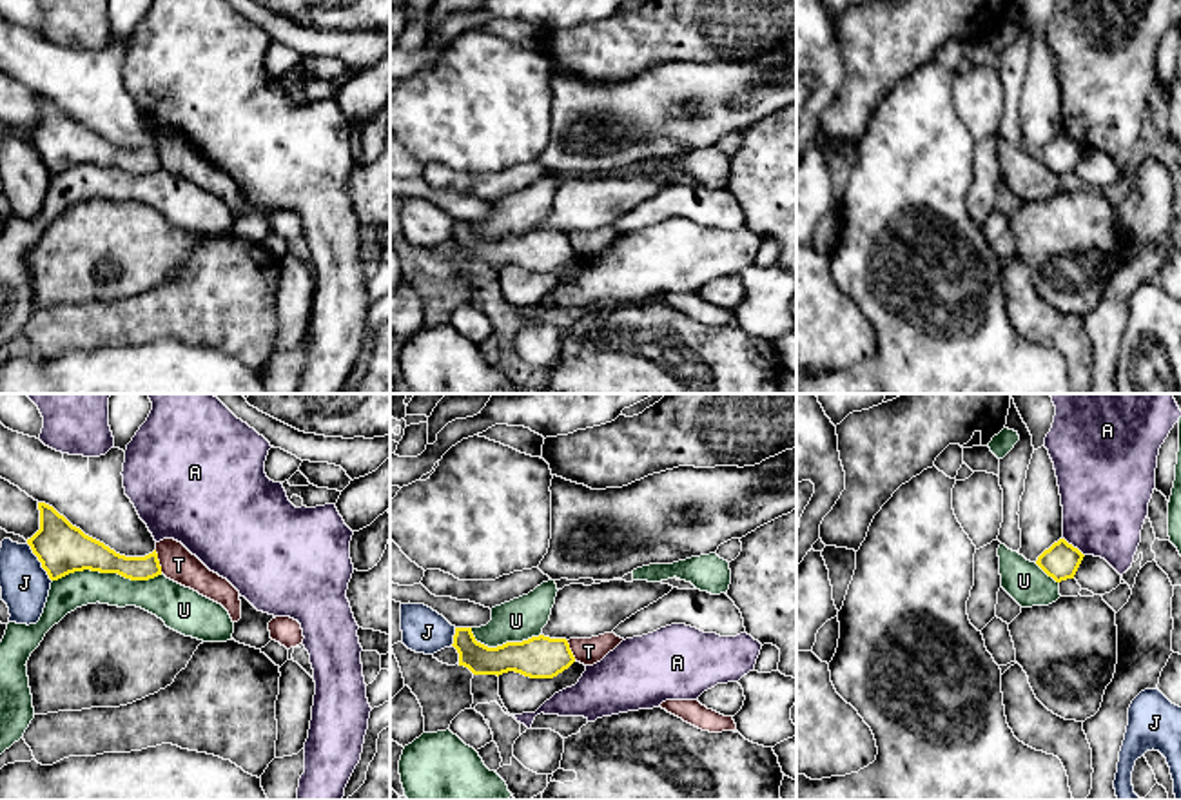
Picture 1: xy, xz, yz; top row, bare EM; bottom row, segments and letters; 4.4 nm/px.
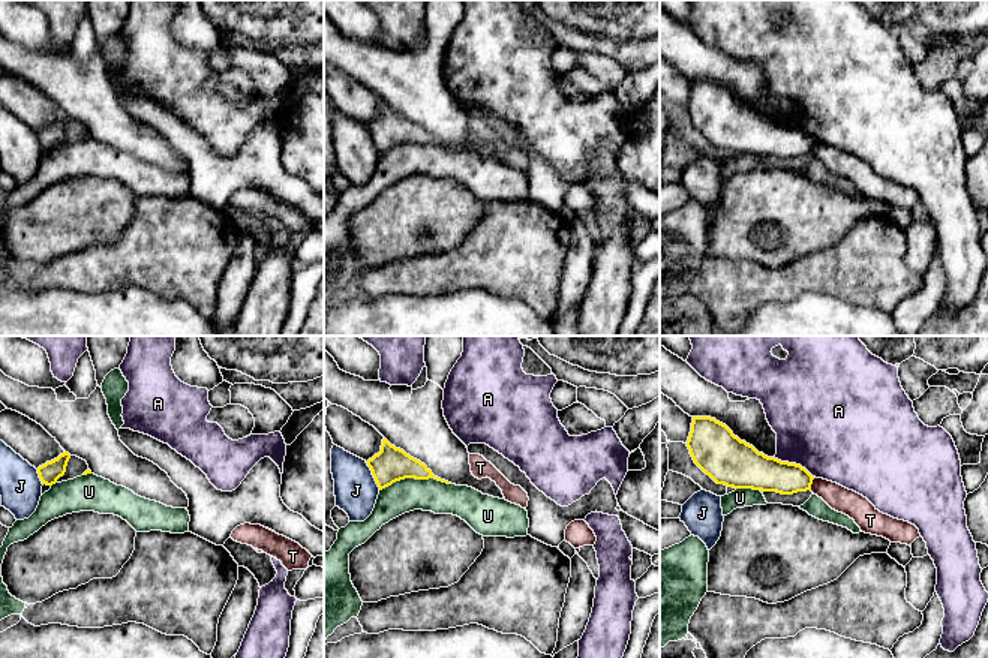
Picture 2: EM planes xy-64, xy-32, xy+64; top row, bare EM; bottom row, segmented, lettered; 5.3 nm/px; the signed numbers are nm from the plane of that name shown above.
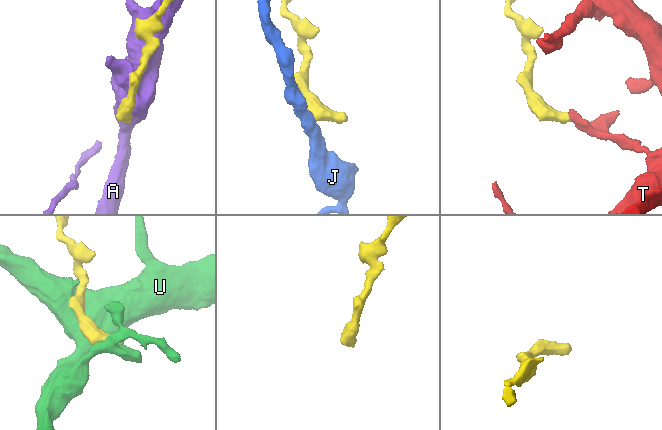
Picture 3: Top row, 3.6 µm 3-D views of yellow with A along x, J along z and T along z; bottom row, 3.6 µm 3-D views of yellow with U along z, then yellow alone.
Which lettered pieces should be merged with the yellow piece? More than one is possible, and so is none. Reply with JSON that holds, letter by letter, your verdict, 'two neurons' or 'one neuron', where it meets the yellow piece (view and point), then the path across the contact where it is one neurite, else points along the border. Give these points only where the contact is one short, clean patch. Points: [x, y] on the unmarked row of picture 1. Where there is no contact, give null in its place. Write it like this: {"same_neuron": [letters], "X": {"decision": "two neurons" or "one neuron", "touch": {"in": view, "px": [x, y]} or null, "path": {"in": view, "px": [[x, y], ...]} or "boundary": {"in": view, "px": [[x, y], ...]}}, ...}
{"same_neuron": [], "A": {"decision": "two neurons", "touch": {"in": "yz", "px": [1073, 140]}}, "J": {"decision": "two neurons", "touch": {"in": "xy", "px": [40, 155]}, "boundary": {"in": "xy", "px": [[28, 136], [51, 175]]}}, "T": {"decision": "two neurons", "touch": {"in": "xy", "px": [158, 155]}, "boundary": {"in": "xy", "px": [[155, 144], [162, 165]]}}, "U": {"decision": "two neurons", "touch": {"in": "xy", "px": [107, 165]}}}

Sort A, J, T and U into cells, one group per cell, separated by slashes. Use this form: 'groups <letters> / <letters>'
groups A / J / T / U

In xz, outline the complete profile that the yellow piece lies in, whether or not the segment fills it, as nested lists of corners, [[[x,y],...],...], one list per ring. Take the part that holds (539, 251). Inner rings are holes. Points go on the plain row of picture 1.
[[[455,221],[452,239],[459,247],[459,259],[473,268],[515,265],[530,272],[553,272],[575,256],[566,232],[544,229],[488,241],[475,234],[472,221]]]

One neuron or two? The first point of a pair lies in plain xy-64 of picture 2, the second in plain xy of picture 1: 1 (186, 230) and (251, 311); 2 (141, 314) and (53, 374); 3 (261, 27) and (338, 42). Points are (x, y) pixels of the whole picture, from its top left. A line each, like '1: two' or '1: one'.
1: one
2: one
3: two

